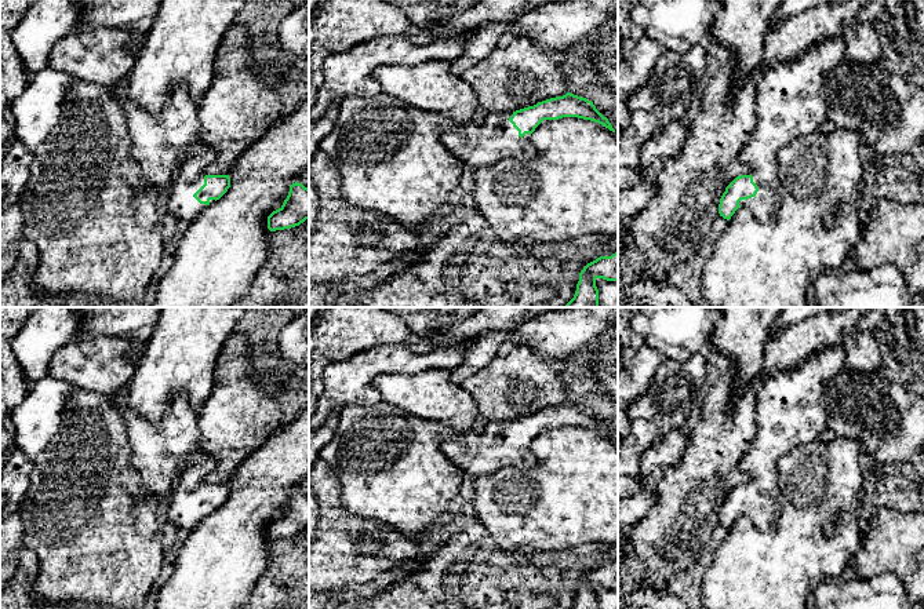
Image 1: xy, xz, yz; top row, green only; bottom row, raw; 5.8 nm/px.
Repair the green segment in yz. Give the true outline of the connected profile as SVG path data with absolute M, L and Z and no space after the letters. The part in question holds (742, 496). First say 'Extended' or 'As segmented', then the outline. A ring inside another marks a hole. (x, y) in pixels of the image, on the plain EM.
Extended. M841 344L811 354L800 367L765 379L757 391L754 423L756 433L752 446L739 463L749 479L736 485L723 502L719 522L730 529L741 514L767 530L774 525L779 511L778 462L792 449L821 440L827 429L826 386L845 367L845 353Z

